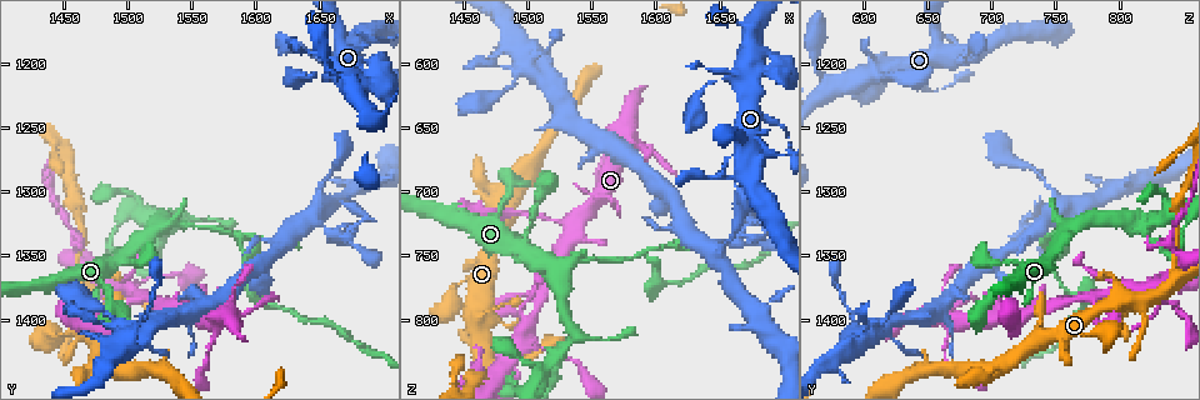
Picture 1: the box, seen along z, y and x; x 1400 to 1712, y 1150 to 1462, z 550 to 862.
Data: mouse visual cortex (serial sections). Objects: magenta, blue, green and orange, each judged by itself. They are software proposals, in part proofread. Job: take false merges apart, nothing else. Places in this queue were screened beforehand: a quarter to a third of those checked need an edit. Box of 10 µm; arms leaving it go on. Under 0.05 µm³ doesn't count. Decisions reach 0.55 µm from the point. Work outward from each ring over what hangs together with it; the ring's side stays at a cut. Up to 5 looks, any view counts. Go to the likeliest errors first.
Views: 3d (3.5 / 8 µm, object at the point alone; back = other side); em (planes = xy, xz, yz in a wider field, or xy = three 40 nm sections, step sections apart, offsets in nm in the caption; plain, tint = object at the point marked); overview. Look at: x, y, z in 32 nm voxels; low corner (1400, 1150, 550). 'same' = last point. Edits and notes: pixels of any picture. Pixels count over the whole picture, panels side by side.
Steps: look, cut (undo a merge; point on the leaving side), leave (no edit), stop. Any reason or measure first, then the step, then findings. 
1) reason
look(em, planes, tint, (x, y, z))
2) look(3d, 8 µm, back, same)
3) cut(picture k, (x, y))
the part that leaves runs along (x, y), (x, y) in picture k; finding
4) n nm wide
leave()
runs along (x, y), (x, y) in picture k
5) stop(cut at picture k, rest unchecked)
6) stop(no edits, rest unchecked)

branch point
look(em, planes, tint, (1584, 1334, 752))

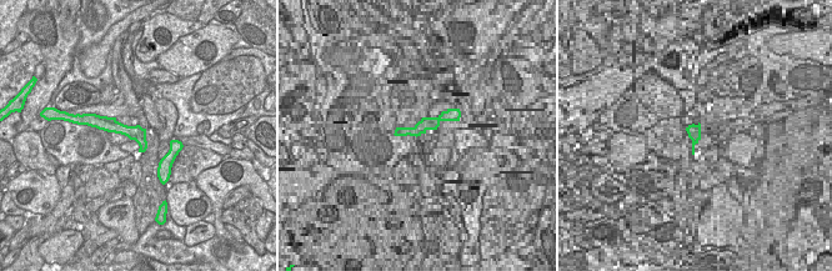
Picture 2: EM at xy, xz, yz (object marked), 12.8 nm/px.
look(3d, 3.5 µm, same)

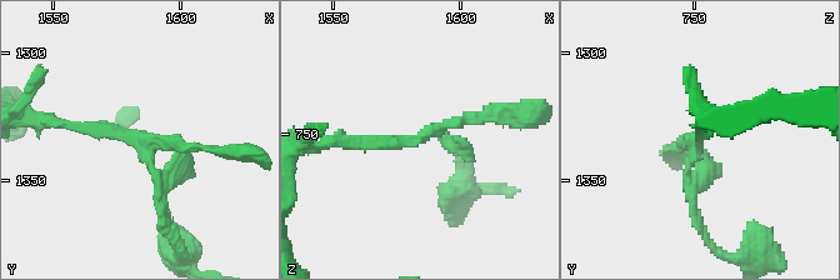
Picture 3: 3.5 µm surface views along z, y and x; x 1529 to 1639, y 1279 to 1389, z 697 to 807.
cut(picture 3, (159, 205))
the part that leaves runs along (150, 161), (161, 224), (185, 258) in picture 3; two cells meet here

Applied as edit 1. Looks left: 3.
look(overview)

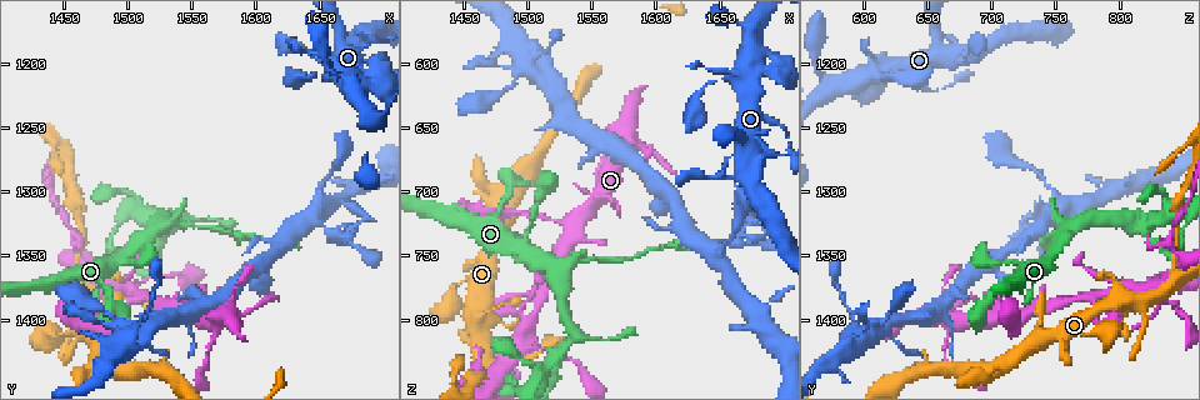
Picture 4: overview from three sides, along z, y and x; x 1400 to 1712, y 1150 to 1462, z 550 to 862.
look(3d, 3.5 µm, (1502, 1376, 806))

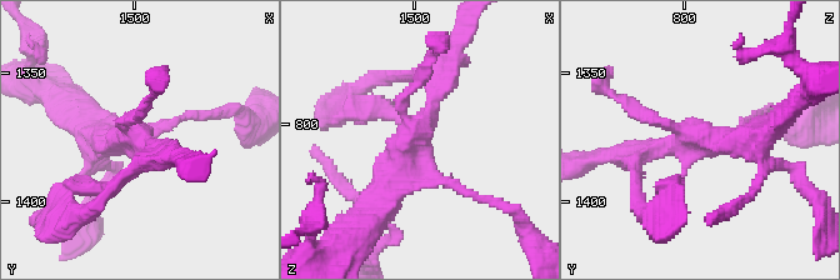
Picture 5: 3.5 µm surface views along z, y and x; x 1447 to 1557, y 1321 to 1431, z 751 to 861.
look(em, xy, step 1, tint, (1501, 1376, 805))

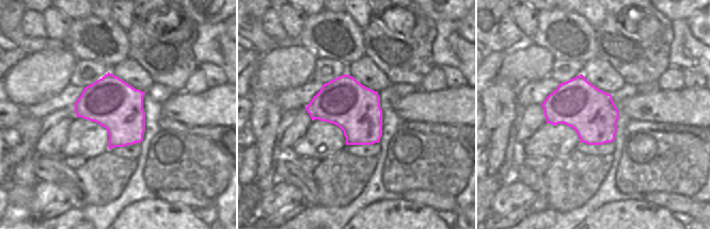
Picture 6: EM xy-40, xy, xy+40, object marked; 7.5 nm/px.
leave()
runs along (440, 71), (371, 205) in picture 5; continuous, no second cell

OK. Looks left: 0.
stop(cut at picture 3, rest unchecked)

